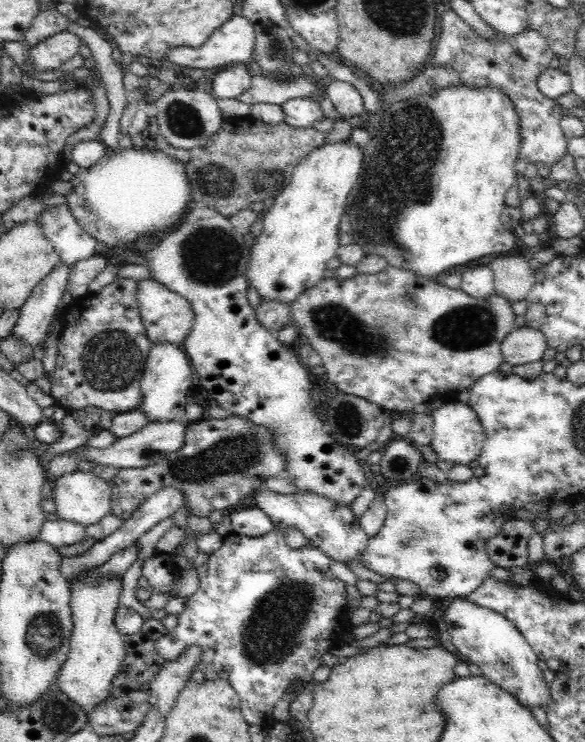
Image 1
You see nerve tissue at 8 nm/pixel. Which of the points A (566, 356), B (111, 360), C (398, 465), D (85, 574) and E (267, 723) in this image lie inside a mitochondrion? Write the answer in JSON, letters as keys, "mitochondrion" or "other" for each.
{"A":"other","B":"mitochondrion","C":"mitochondrion","D":"other","E":"other"}

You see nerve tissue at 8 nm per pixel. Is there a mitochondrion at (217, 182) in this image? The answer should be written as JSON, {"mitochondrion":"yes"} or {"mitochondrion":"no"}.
{"mitochondrion":"yes"}

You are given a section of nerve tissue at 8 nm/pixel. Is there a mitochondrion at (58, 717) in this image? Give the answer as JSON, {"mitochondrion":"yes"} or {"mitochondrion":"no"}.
{"mitochondrion":"yes"}

